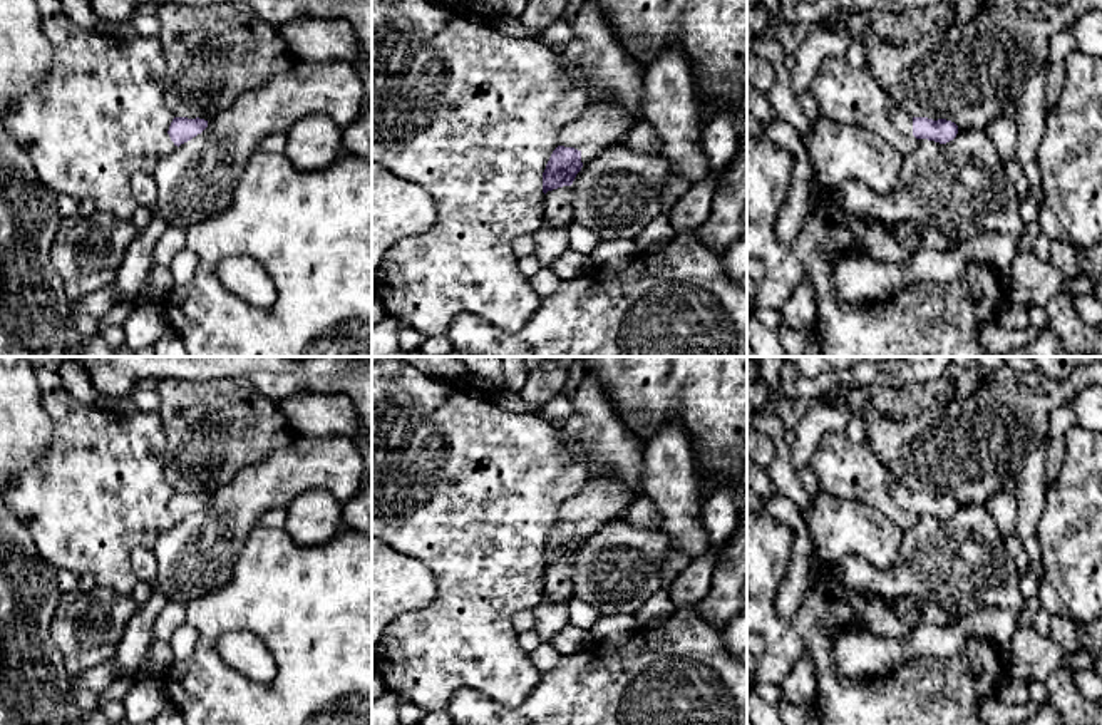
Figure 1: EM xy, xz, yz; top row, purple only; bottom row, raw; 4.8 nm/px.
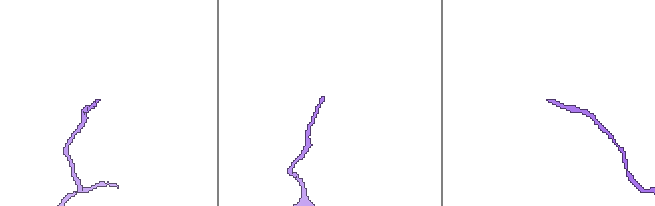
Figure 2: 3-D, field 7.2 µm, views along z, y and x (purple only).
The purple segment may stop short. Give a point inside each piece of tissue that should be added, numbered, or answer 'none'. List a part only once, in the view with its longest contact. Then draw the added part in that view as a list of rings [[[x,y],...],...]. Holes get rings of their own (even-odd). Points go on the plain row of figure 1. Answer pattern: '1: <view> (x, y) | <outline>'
1: xz (603, 498) | [[[590,477],[578,494],[563,502],[558,517],[583,529],[595,529],[605,521],[621,517],[631,501],[633,492],[620,477]]]

